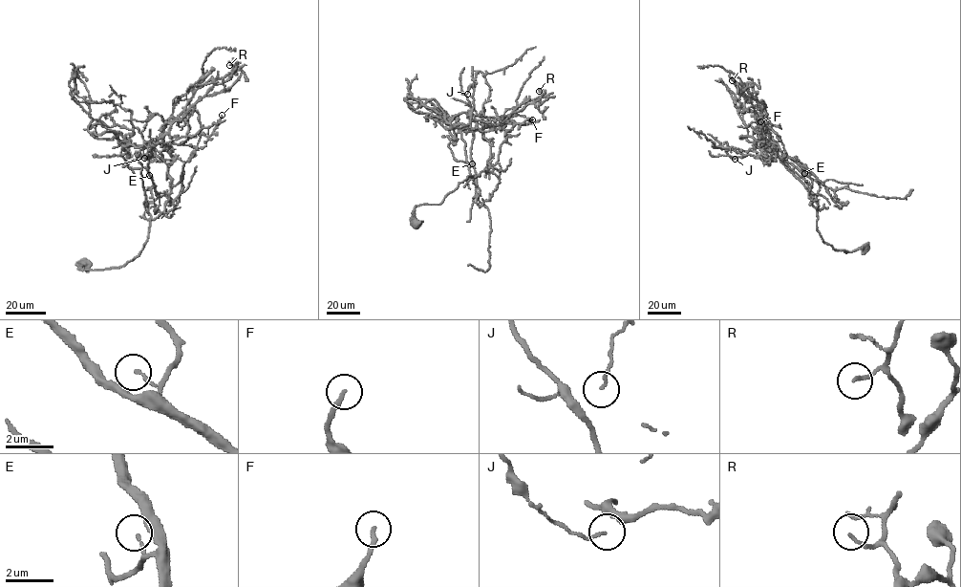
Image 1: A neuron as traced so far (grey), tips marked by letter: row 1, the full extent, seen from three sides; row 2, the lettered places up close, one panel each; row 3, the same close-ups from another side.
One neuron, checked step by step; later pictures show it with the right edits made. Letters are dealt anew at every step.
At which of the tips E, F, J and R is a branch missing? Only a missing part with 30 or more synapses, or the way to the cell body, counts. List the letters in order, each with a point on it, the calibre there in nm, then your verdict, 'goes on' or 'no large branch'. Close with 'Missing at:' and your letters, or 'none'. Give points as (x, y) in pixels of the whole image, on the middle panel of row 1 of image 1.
E: (472, 163) | 110 nm | no large branch
F: (532, 119) | 170 nm | no large branch
J: (467, 94) | 80 nm | no large branch
R: (539, 91) | 100 nm | no large branch
Missing at: none

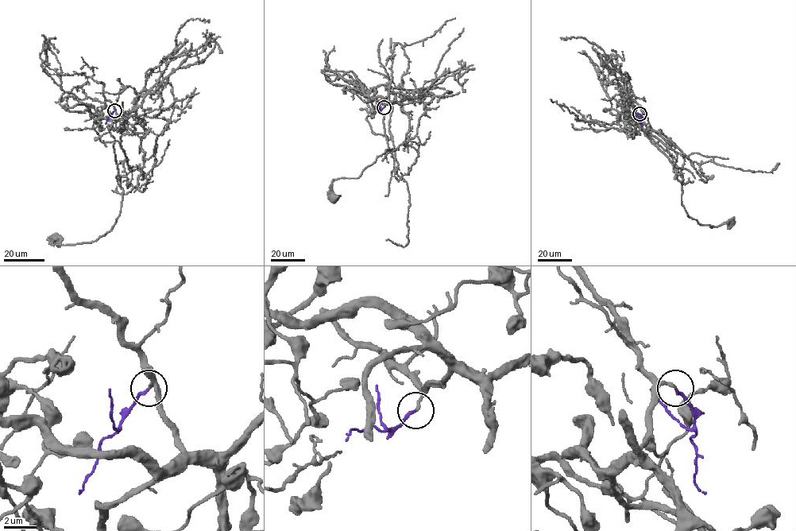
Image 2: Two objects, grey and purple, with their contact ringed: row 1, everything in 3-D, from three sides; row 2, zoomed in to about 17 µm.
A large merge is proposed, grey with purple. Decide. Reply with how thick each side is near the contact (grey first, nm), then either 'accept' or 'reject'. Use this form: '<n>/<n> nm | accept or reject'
180/190 nm | accept

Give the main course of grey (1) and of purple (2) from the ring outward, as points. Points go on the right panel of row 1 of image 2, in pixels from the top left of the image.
1: (639, 114), (633, 125), (642, 129), (681, 174), (682, 203), (688, 215), (710, 226), (730, 222)
2: (639, 114), (643, 125)

